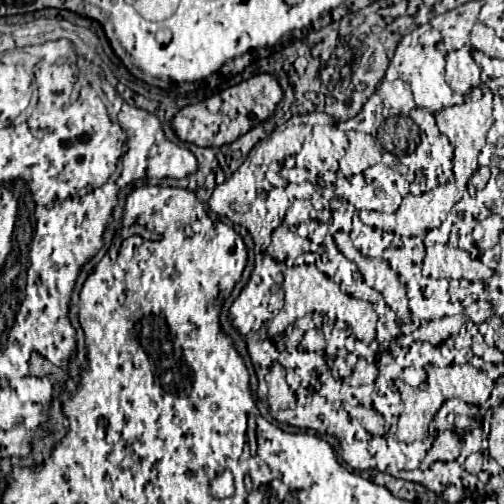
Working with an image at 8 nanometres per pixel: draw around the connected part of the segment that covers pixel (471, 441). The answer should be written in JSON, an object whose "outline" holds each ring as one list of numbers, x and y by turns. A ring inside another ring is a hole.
{"outline":[[486,417,481,422,478,427,474,430,470,430,464,440,462,440,462,448,460,456,464,458,468,457,472,453,480,452,484,457,488,456,488,435,490,432,490,419,491,417]]}

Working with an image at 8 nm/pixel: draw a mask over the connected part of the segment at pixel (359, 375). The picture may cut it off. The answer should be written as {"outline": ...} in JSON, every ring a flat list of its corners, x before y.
{"outline":[[358,360,351,376,343,378,342,383,352,386,369,385,375,382,379,375,376,363,368,360]]}

